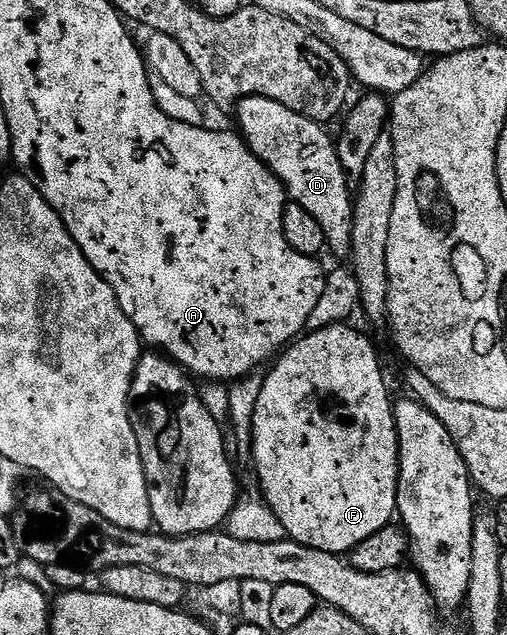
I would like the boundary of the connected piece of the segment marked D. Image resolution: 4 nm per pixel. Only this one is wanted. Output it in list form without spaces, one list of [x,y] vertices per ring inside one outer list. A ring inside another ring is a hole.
[[[245,96],[244,99],[237,102],[236,112],[239,120],[237,128],[247,147],[273,171],[274,176],[279,178],[279,182],[285,187],[286,197],[292,203],[303,206],[303,210],[307,210],[307,214],[312,214],[315,222],[319,222],[319,226],[323,226],[328,251],[330,253],[333,251],[341,259],[338,261],[348,261],[352,254],[354,199],[351,197],[351,180],[346,176],[343,166],[339,162],[334,137],[329,137],[325,133],[326,129],[311,118],[307,118],[303,114],[295,114],[295,110],[287,110],[287,106],[283,106],[271,98]]]

